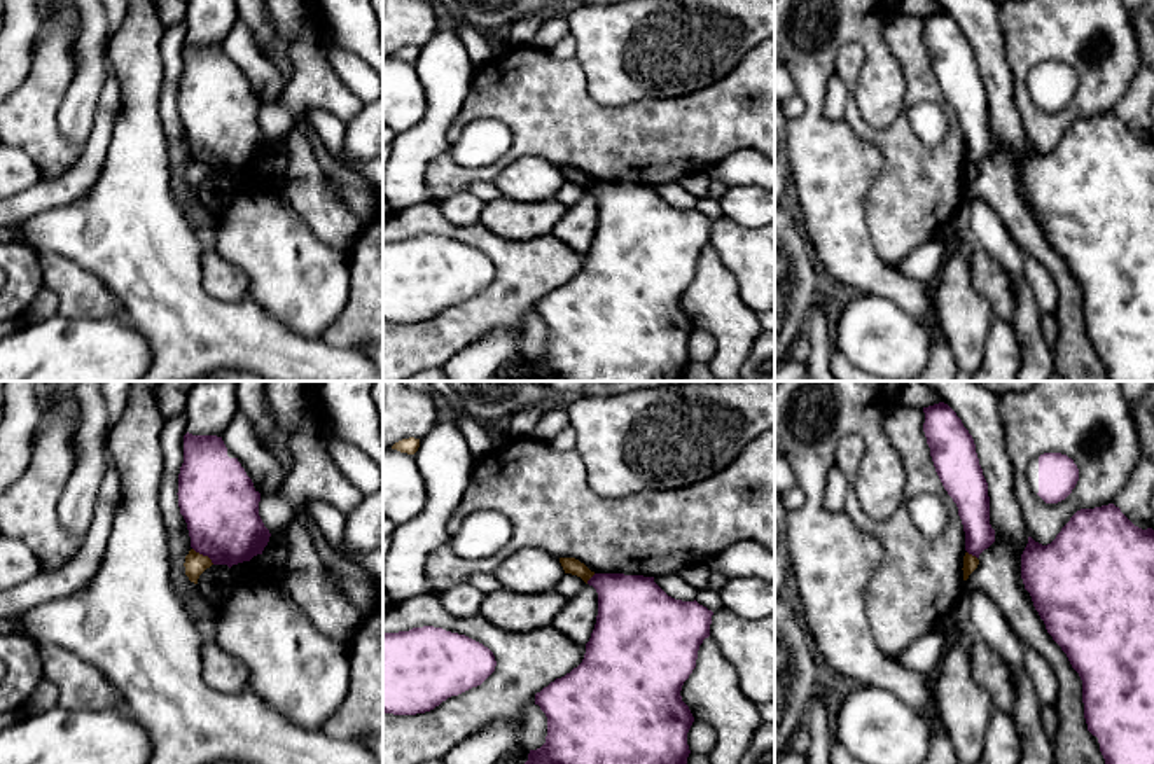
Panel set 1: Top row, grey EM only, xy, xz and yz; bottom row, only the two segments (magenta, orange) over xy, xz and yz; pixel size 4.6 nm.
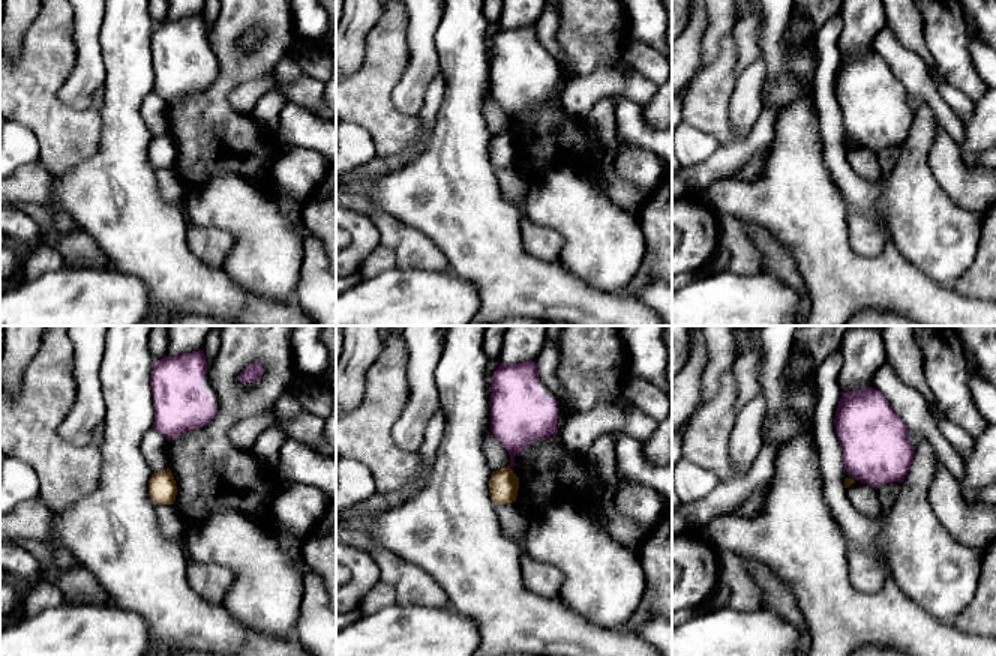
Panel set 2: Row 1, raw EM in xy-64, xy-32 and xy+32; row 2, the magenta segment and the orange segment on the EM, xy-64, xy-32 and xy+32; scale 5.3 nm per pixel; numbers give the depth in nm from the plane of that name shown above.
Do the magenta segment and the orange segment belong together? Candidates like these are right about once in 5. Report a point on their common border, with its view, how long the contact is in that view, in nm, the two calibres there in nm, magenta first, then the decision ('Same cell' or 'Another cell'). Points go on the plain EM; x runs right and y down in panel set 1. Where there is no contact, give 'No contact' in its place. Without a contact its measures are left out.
Touches magenta at xy (203, 163). Shared border 130 nm. Thickness 360 nm (magenta) against 100 nm. Another cell

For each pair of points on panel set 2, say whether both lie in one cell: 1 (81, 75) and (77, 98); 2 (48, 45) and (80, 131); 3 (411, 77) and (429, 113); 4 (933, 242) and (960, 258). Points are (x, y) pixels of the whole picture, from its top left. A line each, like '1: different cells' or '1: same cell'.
1: same cell
2: same cell
3: different cells
4: same cell

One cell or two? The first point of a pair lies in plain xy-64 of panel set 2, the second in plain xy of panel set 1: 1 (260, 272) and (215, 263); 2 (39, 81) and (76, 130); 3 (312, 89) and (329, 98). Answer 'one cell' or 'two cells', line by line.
1: two cells
2: two cells
3: one cell

